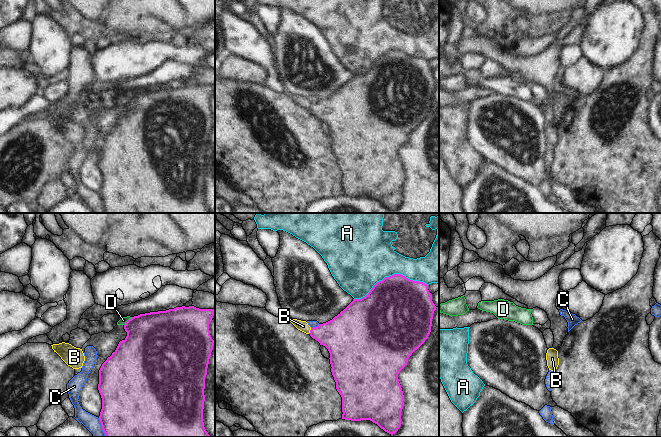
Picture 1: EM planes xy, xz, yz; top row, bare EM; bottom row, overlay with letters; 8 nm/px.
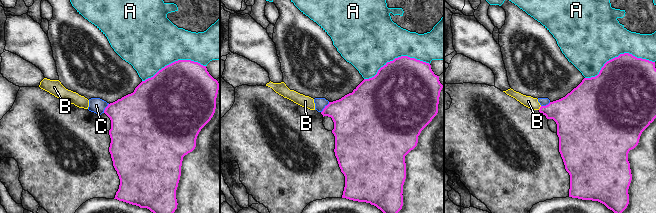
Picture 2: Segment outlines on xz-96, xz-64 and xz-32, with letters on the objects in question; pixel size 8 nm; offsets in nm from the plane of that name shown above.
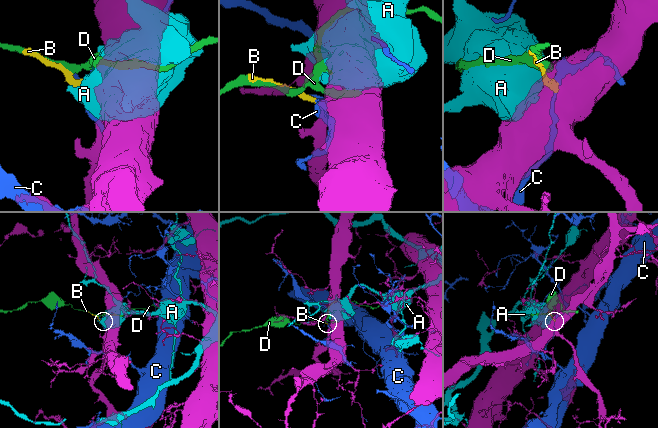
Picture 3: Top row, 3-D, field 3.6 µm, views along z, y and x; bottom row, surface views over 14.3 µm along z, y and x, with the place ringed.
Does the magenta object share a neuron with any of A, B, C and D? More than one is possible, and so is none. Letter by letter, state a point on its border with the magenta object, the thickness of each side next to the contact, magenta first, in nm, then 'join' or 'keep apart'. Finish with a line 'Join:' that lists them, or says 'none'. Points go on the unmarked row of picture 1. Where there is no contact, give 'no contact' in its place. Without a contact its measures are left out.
A: meets magenta in xz at (390, 52); 480 nm thick on the magenta side, 460 nm on the other; keep apart
B: meets magenta in xz at (310, 107); 300 nm thick on the magenta side, 90 nm on the other; join
C: meets magenta in xz at (315, 103); 340 nm thick on the magenta side, 50 nm on the other; keep apart
D: meets magenta in xy at (127, 97); 420 nm thick on the magenta side, 60 nm on the other; keep apart
Join: B

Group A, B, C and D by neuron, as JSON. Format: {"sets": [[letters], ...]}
{"sets": [["A"], ["B"], ["C"], ["D"]]}

